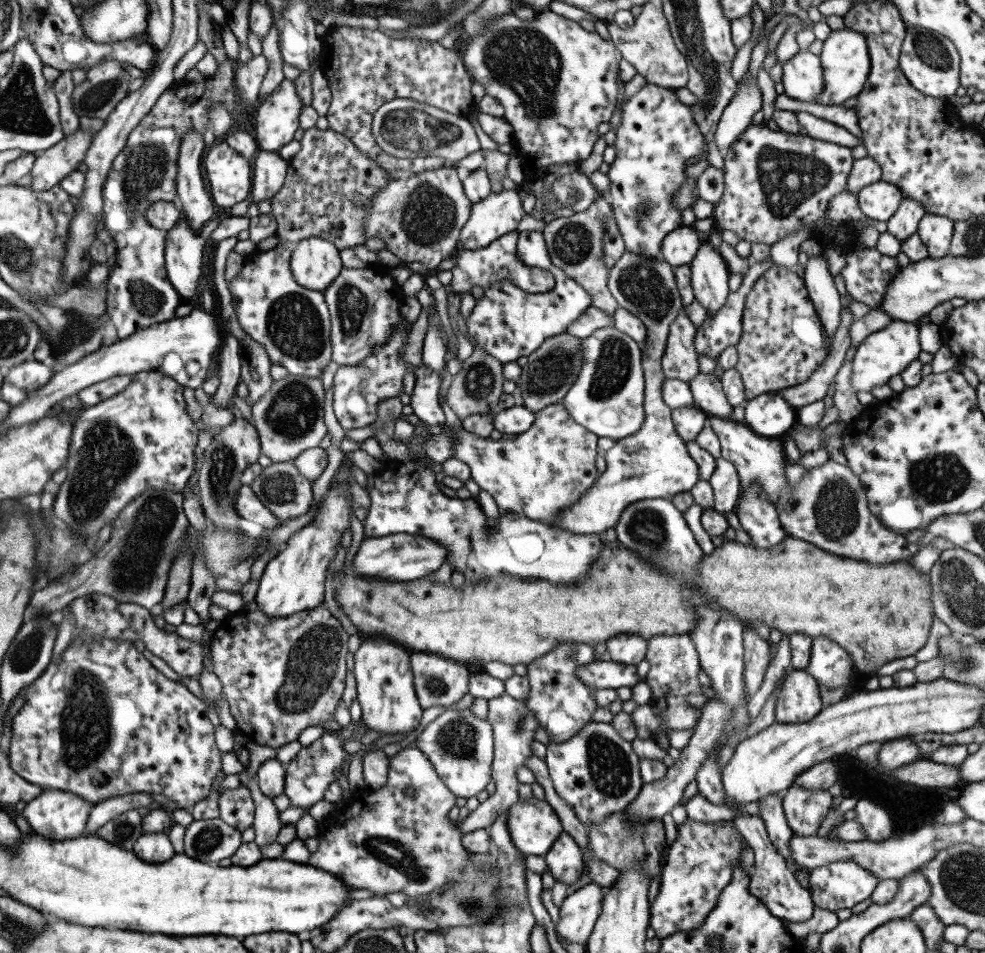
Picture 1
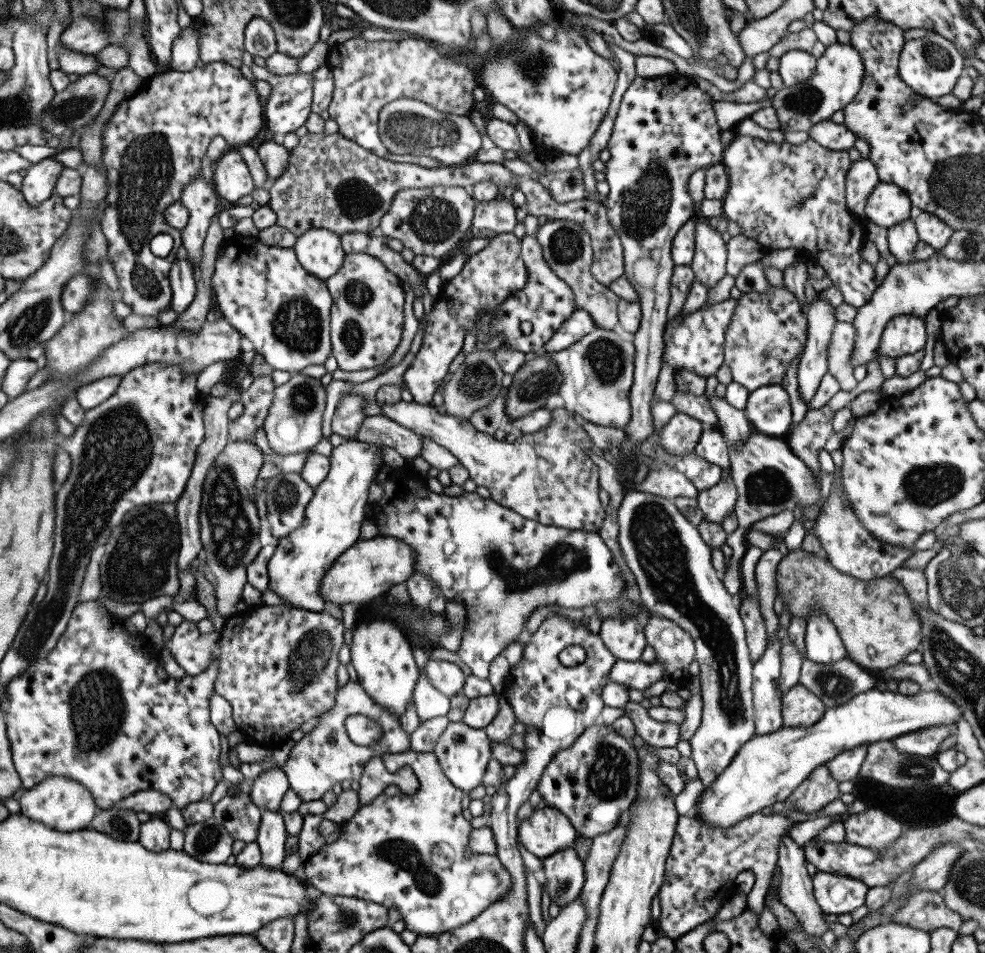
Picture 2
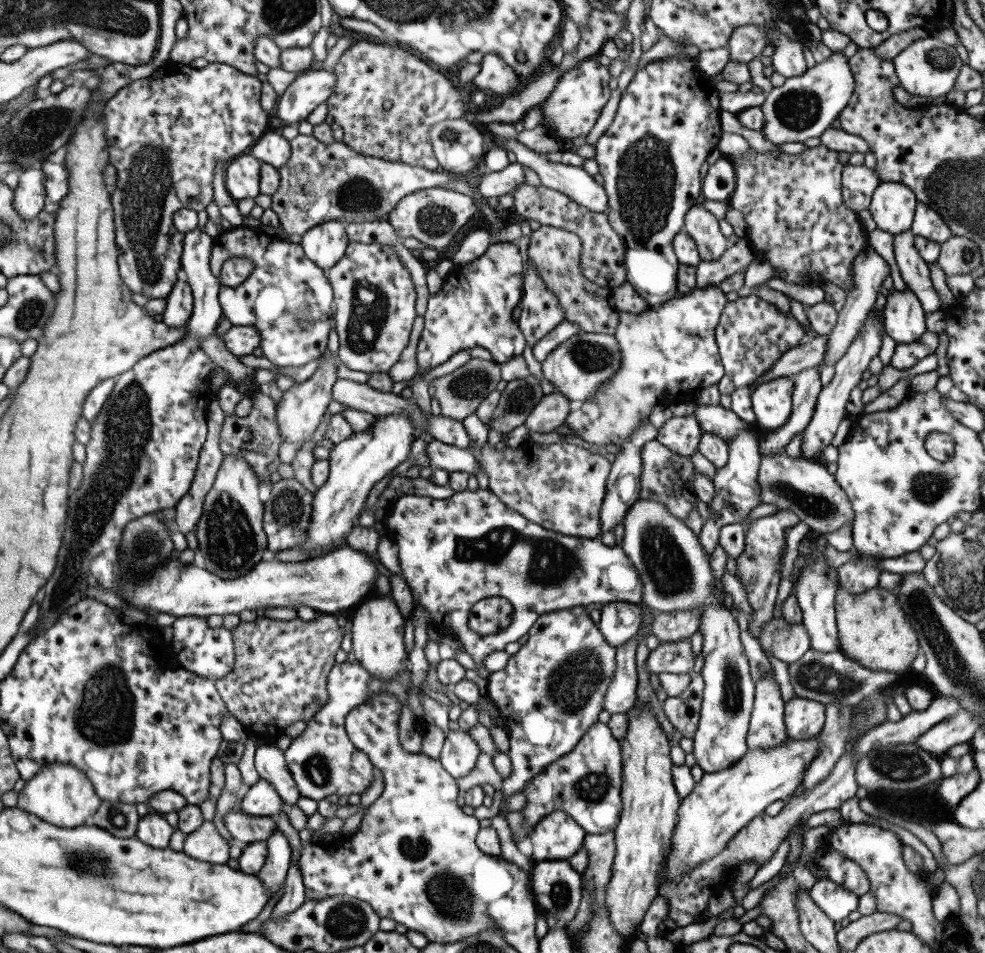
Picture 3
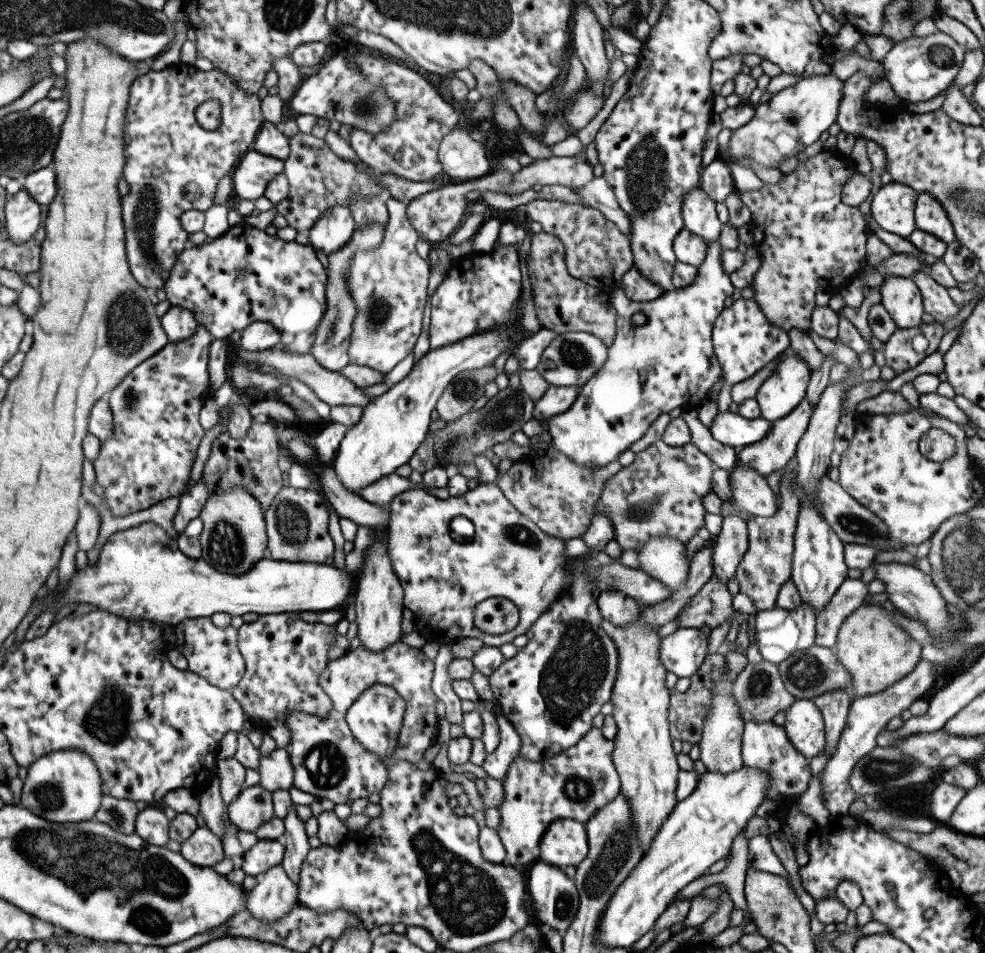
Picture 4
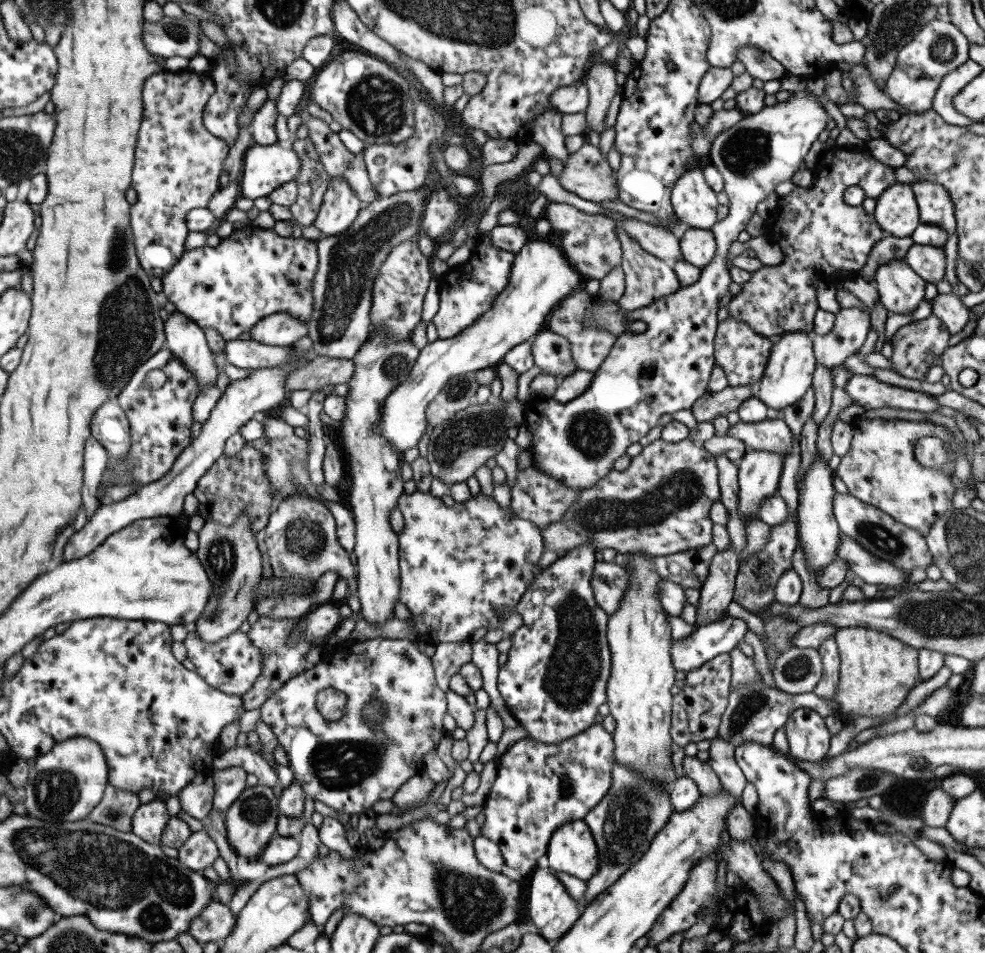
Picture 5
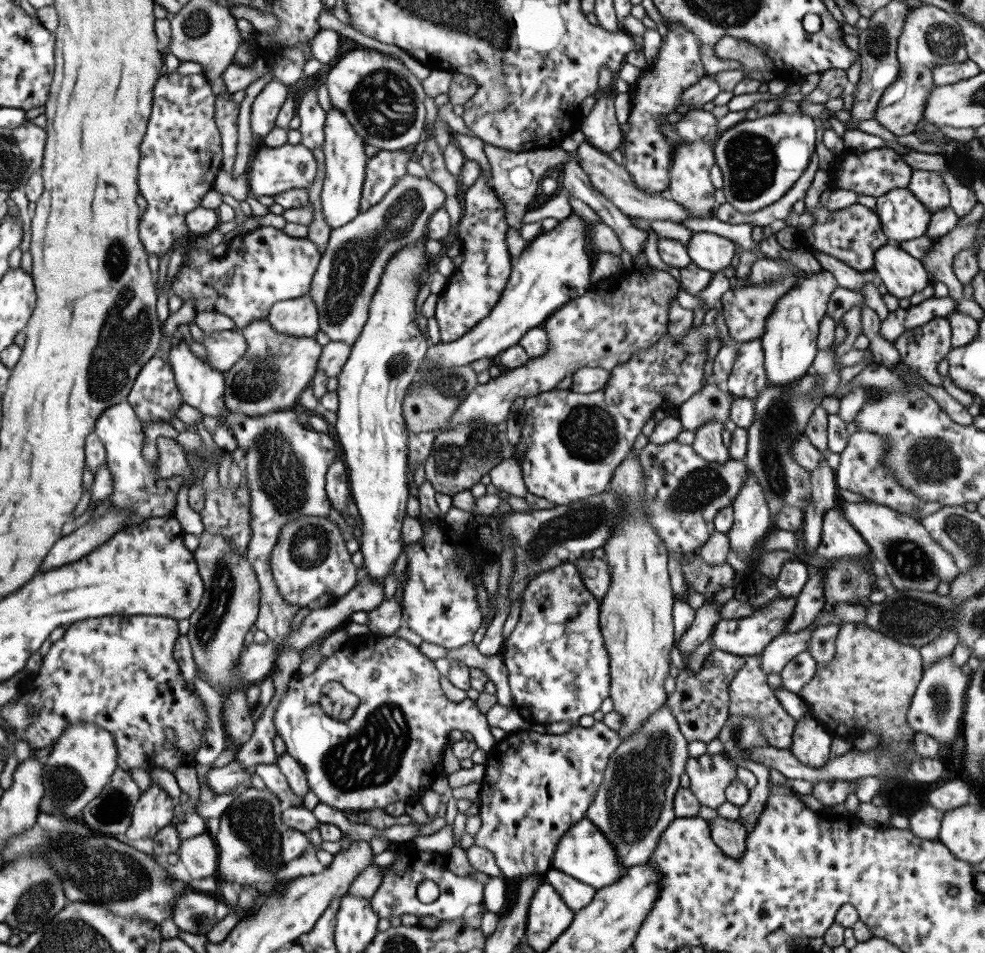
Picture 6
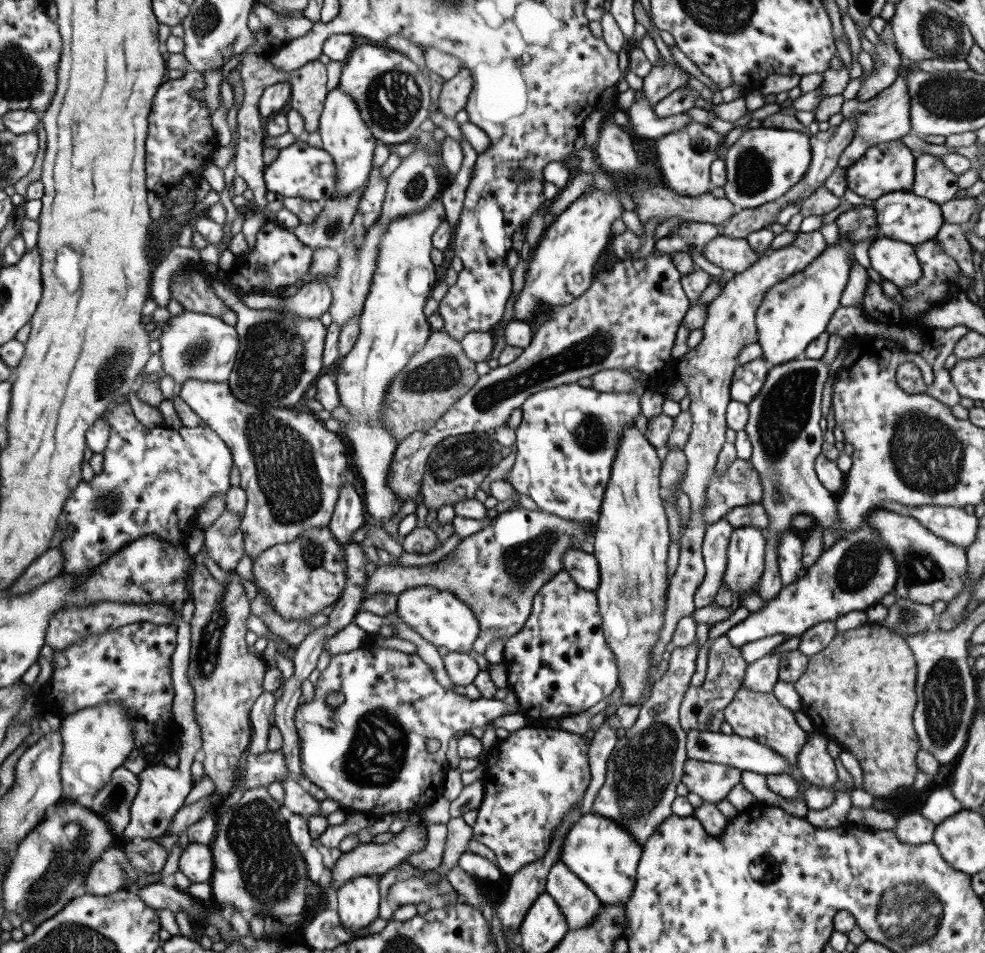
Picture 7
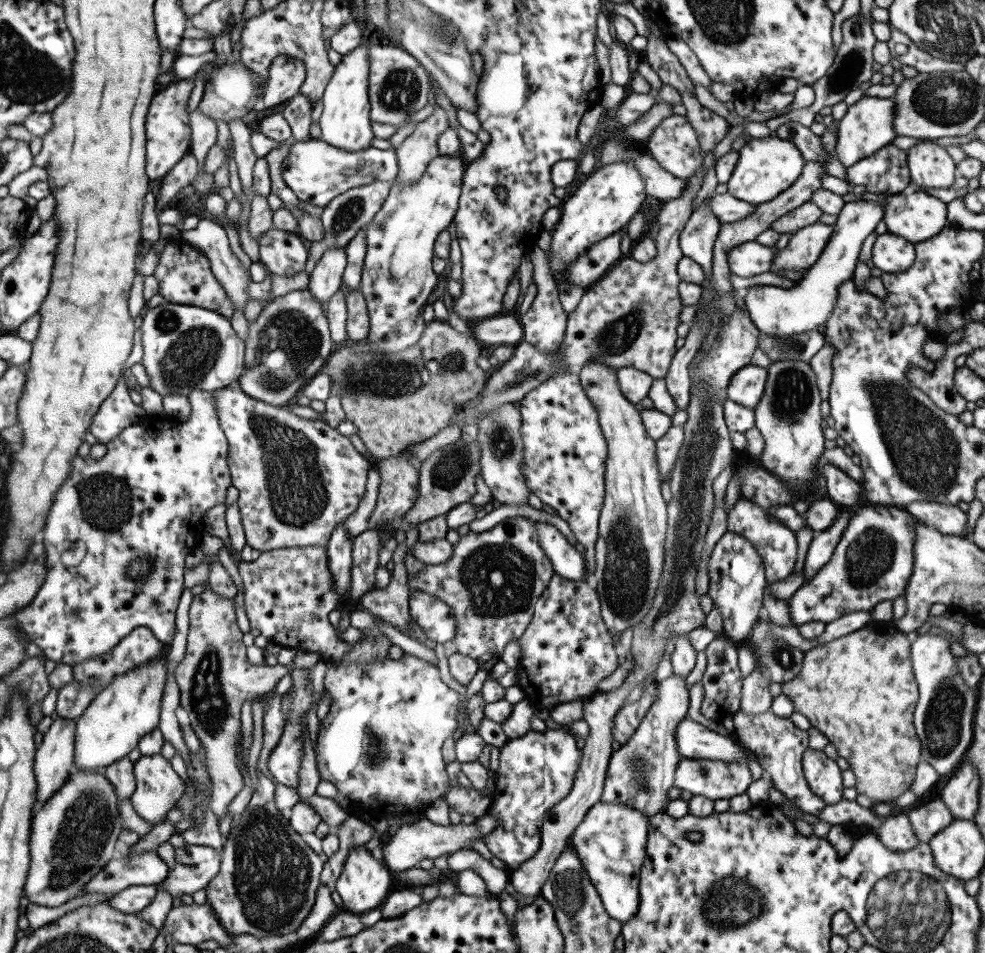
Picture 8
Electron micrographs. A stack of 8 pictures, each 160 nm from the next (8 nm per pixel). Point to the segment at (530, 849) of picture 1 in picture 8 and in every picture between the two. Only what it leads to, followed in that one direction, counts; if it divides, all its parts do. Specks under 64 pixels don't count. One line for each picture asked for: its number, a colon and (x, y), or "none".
2: (545, 831)
3: (556, 837)
4: (564, 843)
5: (571, 849)
6: (582, 852)
7: (601, 853)
8: (610, 841)

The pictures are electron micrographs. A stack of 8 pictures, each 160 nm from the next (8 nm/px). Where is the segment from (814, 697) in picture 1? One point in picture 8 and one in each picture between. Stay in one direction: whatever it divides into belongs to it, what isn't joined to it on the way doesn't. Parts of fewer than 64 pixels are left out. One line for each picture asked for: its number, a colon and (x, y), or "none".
2: (799, 708)
3: (803, 719)
4: (803, 725)
5: (807, 737)
6: (810, 744)
7: (816, 766)
8: (822, 775)

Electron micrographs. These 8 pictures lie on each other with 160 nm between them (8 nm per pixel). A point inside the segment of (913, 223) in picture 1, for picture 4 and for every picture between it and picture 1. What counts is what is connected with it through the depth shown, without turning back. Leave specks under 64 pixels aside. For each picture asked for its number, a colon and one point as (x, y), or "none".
2: (901, 239)
3: (914, 272)
4: (935, 301)

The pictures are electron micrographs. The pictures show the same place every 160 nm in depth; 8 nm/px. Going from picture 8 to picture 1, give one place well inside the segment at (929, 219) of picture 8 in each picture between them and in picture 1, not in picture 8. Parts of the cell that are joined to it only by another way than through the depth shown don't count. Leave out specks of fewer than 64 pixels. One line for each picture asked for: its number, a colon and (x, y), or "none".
1: (878, 201)
2: (887, 205)
3: (892, 205)
4: (892, 207)
5: (896, 214)
6: (901, 217)
7: (900, 215)

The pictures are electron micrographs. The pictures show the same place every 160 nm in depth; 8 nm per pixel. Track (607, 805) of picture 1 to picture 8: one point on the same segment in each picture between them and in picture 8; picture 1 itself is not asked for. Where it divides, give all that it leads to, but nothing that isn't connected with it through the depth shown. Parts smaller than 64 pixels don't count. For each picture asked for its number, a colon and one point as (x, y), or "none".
2: (592, 782)
3: (585, 784)
4: (573, 785)
5: (538, 787)
6: (535, 786)
7: (531, 779)
8: (535, 771)

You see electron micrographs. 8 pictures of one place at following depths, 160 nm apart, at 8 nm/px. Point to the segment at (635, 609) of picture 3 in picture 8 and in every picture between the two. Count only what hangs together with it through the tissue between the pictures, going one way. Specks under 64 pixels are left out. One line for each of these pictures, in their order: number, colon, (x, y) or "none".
4: (618, 610)
5: (608, 581)
6: (594, 573)
7: (583, 569)
8: (565, 560)

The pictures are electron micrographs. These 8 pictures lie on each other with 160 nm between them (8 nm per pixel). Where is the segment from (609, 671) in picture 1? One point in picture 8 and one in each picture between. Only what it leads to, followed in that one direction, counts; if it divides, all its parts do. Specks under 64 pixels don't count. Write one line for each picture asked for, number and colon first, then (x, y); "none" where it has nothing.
2: (637, 675)
3: (675, 657)
4: (681, 652)
5: (718, 637)
6: (746, 636)
7: (856, 571)
8: (872, 560)

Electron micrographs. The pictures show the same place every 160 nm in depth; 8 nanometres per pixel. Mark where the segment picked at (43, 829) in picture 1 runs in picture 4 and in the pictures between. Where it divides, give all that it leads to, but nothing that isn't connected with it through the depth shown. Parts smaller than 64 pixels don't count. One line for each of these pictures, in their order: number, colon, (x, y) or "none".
2: (62, 804)
3: (58, 793)
4: (64, 786)

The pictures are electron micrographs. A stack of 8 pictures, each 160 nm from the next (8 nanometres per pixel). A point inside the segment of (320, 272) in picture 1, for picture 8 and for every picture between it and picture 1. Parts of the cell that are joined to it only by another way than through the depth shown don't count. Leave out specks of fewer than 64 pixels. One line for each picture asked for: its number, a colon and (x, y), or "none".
2: (318, 251)
3: (324, 244)
4: (335, 227)
5: (339, 208)
6: (344, 161)
7: (349, 141)
8: (344, 122)

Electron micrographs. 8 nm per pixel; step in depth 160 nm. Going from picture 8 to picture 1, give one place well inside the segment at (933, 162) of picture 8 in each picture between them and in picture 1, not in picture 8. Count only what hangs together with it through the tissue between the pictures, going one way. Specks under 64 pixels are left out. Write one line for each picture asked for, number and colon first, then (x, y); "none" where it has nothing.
1: (935, 232)
2: (929, 229)
3: (926, 223)
4: (929, 217)
5: (934, 207)
6: (928, 187)
7: (932, 180)

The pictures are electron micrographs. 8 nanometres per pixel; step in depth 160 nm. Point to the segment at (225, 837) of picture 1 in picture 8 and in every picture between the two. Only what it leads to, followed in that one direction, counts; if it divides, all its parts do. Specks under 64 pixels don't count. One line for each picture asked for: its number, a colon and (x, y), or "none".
2: (208, 841)
3: (203, 844)
4: (202, 848)
5: (199, 851)
6: (198, 854)
7: (195, 861)
8: (194, 866)

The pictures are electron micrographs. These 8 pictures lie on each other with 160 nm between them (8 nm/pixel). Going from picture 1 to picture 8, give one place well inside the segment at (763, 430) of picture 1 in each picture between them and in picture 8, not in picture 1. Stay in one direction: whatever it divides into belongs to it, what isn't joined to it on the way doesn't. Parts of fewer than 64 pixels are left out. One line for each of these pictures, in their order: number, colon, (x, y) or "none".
2: (767, 410)
3: (771, 402)
4: (784, 388)
5: (788, 371)
6: (788, 342)
7: (792, 313)
8: (775, 311)

